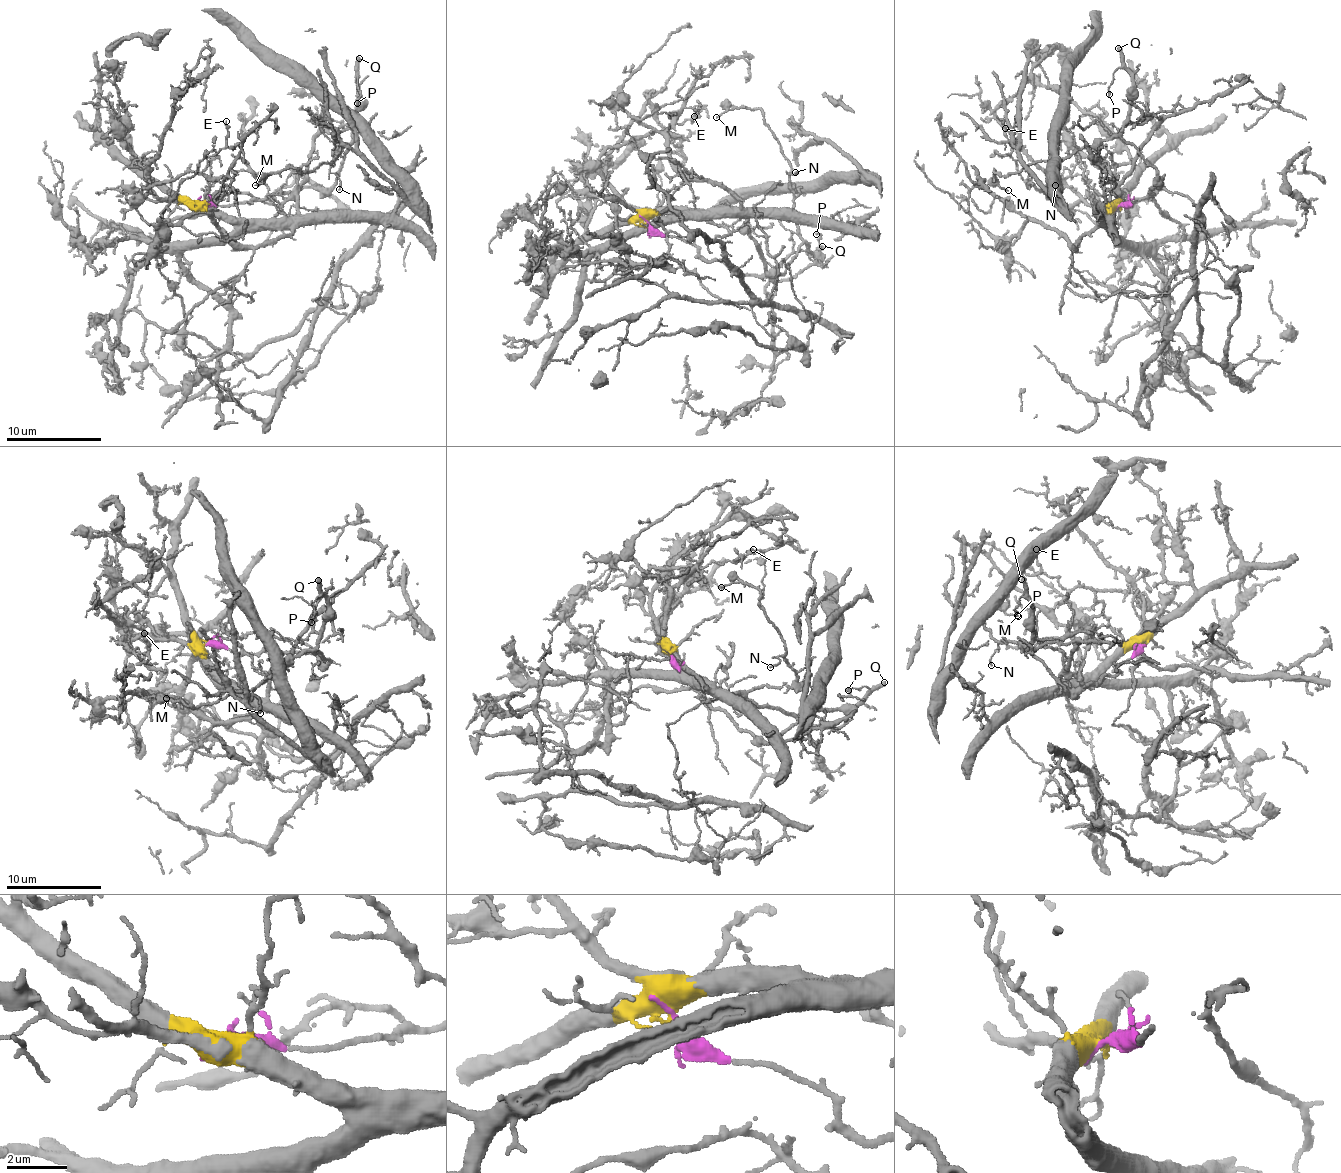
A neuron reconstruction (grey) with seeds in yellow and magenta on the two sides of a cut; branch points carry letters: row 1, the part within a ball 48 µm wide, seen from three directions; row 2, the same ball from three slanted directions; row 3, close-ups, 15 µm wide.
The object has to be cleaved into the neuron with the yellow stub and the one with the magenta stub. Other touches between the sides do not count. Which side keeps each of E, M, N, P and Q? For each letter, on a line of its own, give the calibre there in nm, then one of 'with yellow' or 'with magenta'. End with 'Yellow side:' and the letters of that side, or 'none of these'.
E: 190 nm thick; with yellow
M: 100 nm thick; with magenta
N: 120 nm thick; with magenta
P: 130 nm thick; with magenta
Q: 320 nm thick; with magenta
Yellow side: E

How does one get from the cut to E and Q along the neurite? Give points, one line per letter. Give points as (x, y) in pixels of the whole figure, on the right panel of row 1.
E: (1124, 203), (1108, 206), (1081, 202), (1062, 205), (1025, 179), (1015, 164), (1004, 128)
Q: (1124, 203), (1151, 194), (1151, 188), (1162, 182), (1123, 138), (1131, 71), (1117, 47)

